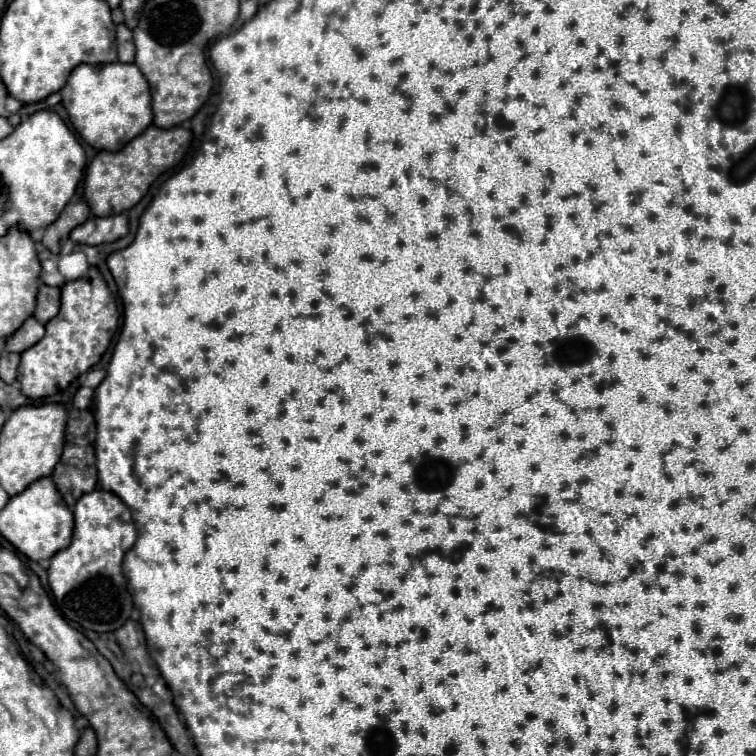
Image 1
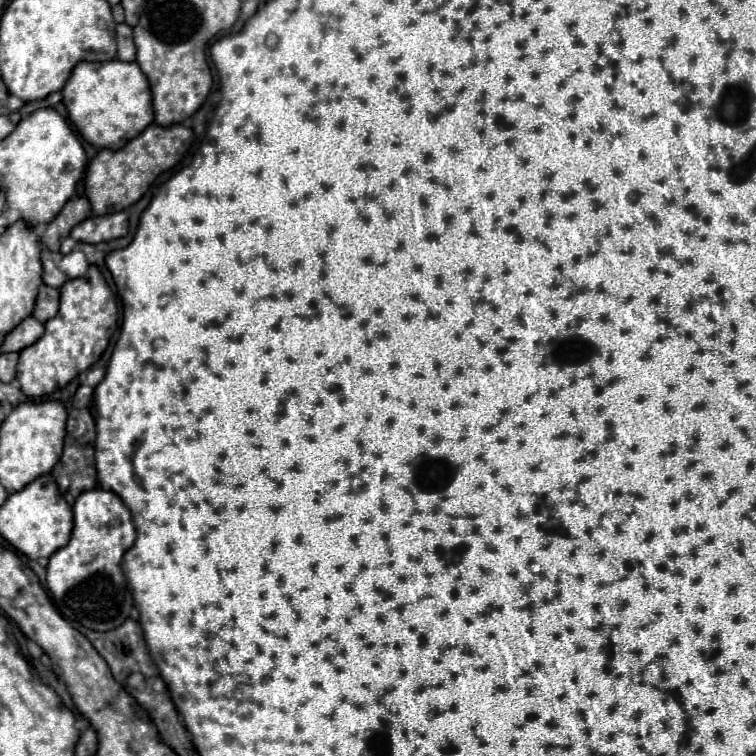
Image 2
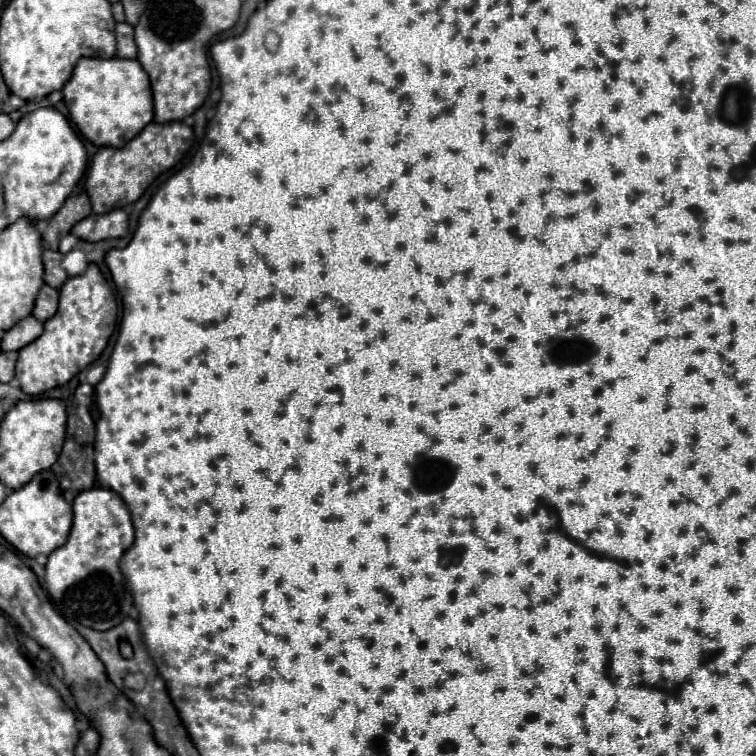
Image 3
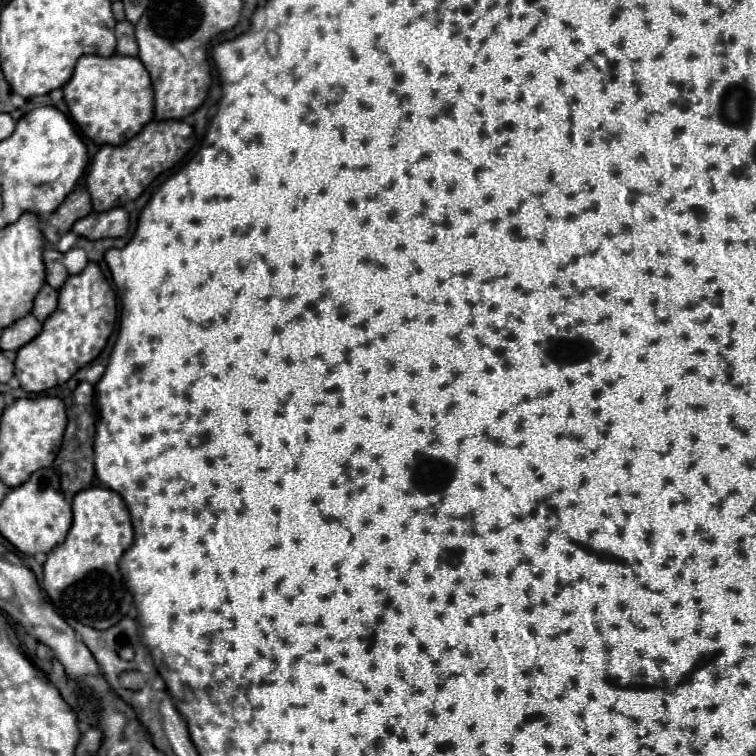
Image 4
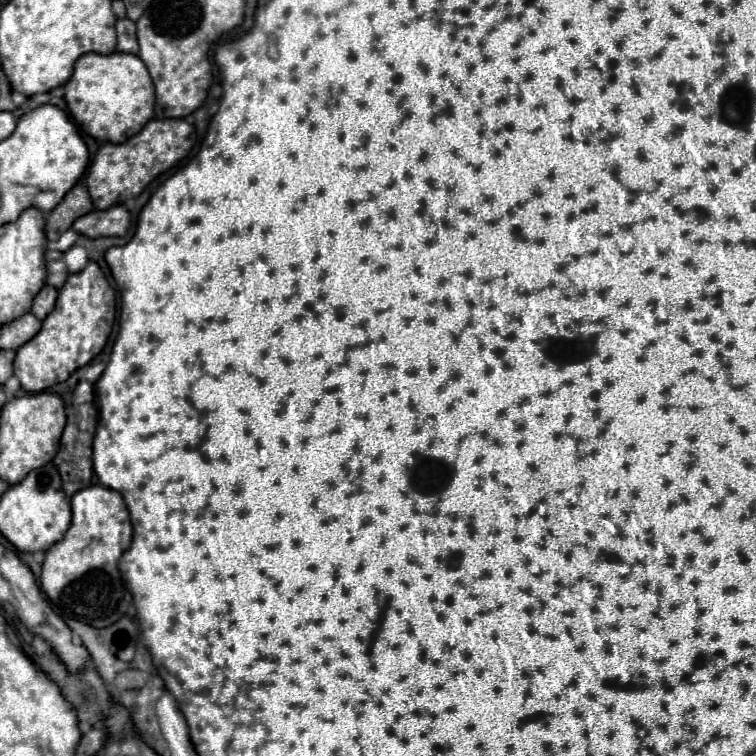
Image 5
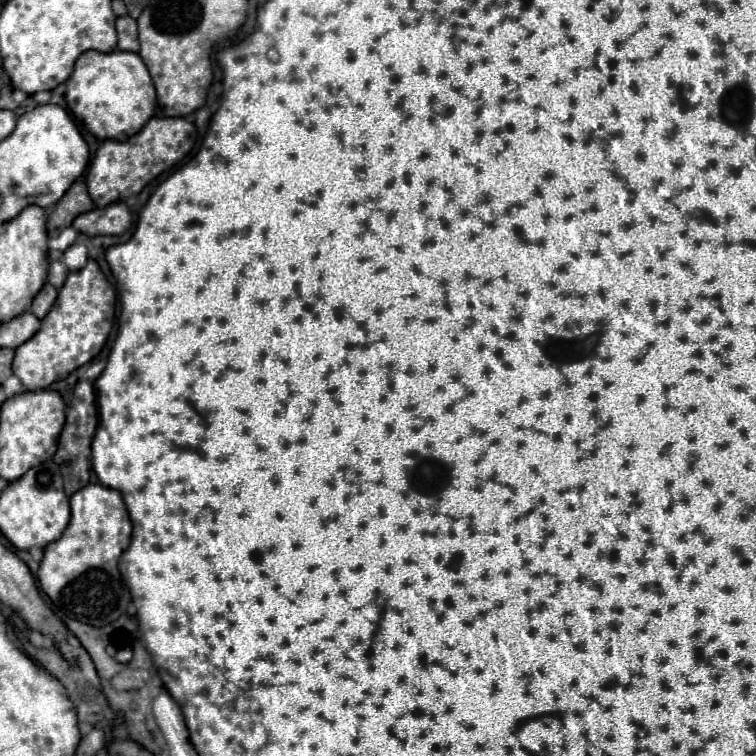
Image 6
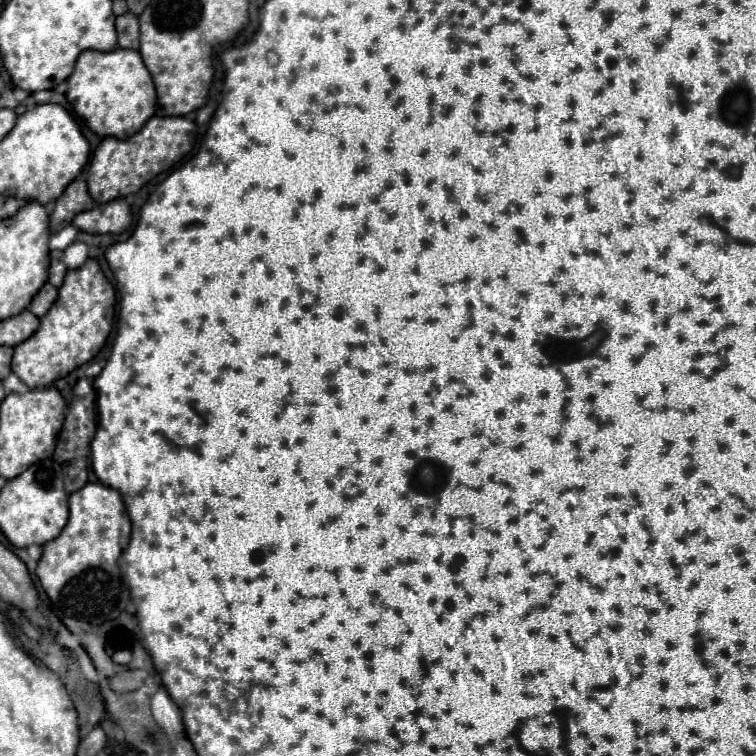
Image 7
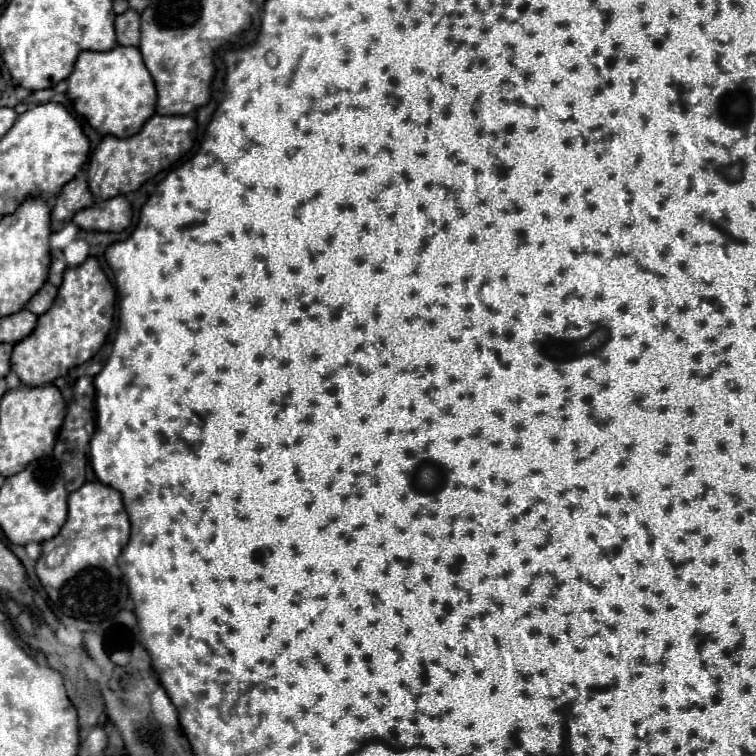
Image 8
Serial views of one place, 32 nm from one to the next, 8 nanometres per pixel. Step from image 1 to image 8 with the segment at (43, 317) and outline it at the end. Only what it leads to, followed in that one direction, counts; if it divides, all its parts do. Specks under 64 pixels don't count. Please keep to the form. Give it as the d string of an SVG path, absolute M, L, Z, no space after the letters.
M46 282L46 284L36 292L36 296L26 304L26 308L28 308L30 312L34 312L36 316L42 316L42 314L52 306L52 300L56 298L56 292L58 292L58 288L52 286L50 282Z

